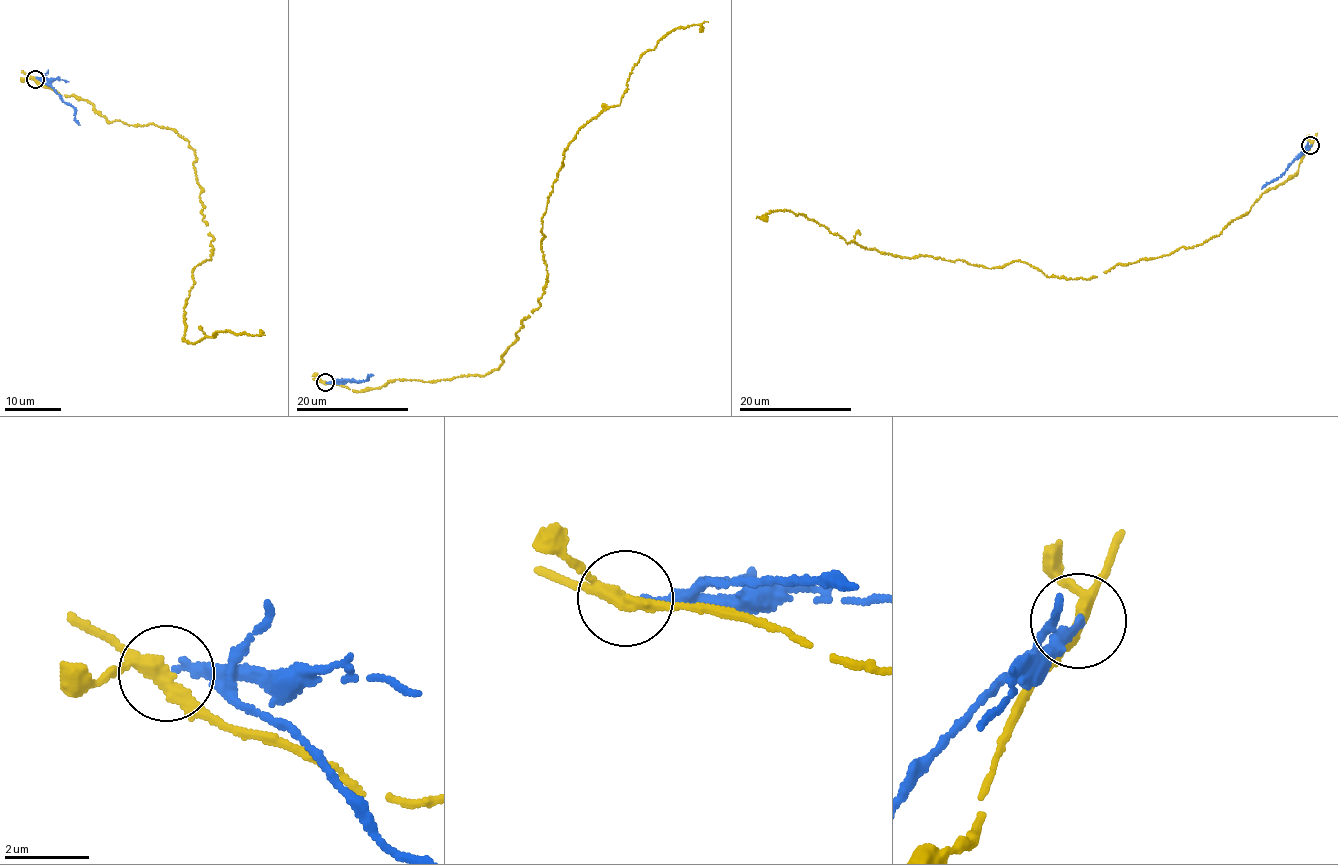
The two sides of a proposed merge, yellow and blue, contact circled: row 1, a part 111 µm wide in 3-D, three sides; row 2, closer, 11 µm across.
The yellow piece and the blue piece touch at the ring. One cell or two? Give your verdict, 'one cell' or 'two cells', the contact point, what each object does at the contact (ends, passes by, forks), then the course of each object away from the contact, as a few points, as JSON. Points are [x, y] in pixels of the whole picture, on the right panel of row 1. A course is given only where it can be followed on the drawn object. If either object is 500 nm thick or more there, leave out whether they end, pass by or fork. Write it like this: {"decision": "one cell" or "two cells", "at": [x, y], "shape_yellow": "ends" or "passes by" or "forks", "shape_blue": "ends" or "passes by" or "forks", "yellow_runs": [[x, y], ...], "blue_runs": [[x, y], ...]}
{"decision": "two cells", "at": [1310, 145], "shape_yellow": "forks", "shape_blue": "ends", "yellow_runs": [[1310, 145], [1295, 176], [1217, 236], [1086, 279], [1015, 260], [896, 256], [786, 210], [756, 218]], "blue_runs": [[1311, 146], [1282, 175], [1261, 189]]}

